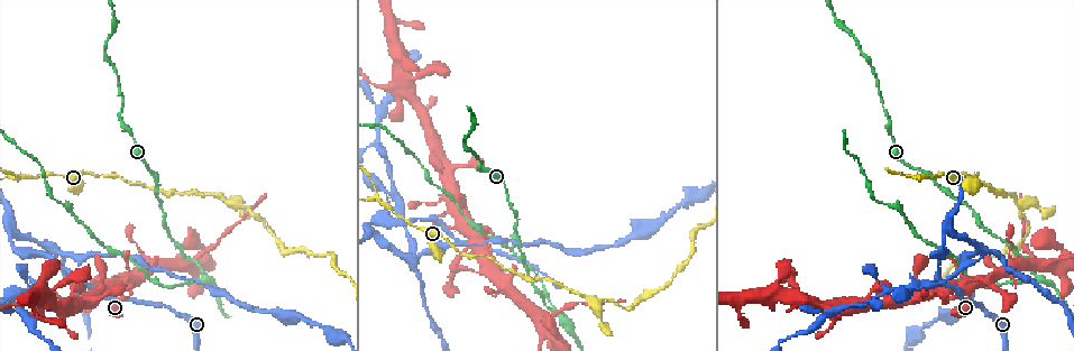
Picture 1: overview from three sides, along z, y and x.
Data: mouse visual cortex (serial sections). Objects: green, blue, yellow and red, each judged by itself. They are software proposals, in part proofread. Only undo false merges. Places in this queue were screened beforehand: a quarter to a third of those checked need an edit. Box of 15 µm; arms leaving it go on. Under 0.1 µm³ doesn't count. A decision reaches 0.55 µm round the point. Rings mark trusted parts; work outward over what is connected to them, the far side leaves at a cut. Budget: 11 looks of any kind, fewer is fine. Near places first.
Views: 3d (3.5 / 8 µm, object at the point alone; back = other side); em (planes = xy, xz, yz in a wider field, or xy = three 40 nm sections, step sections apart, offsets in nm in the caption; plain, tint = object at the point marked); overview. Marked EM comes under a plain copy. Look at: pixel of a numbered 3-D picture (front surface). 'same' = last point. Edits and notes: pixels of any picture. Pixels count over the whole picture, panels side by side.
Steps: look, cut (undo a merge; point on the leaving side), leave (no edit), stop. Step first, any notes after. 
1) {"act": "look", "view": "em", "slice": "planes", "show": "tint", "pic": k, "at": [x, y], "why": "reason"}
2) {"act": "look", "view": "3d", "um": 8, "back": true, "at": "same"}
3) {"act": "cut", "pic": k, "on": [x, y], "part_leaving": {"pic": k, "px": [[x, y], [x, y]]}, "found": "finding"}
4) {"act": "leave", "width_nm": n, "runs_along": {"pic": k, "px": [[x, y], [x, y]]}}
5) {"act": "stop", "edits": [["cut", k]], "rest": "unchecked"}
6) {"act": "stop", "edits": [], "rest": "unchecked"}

{"act": "look", "view": "3d", "um": 8, "pic": 1, "at": [562, 318], "why": "abrupt turn"}

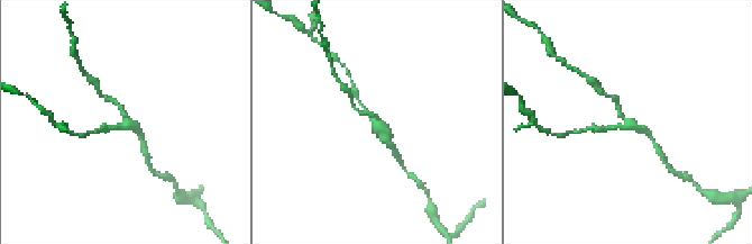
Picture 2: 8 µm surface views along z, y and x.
{"act": "look", "view": "em", "slice": "planes", "show": "tint", "pic": 2, "at": [376, 123], "arms": 3, "arm_widths_nm": [150, 150, 200]}

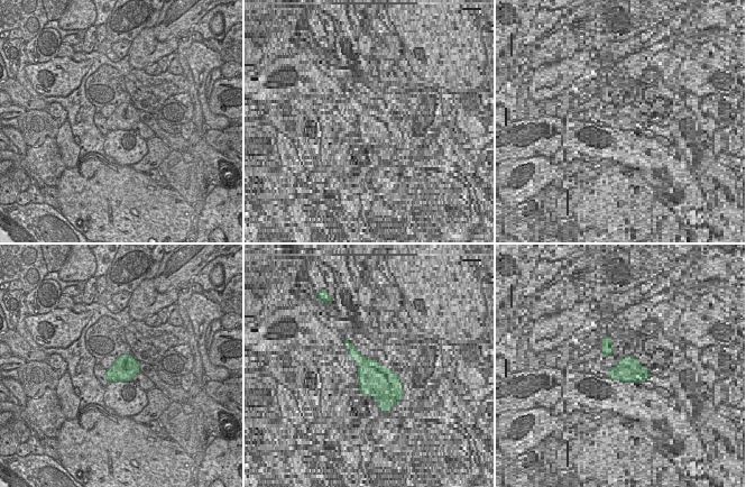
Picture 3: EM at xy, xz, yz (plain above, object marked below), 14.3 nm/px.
{"act": "leave", "runs_along": {"pic": 2, "px": [[617, 99], [627, 125], [605, 129]]}, "found": "one cell here"}

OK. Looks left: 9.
{"act": "look", "view": "3d", "um": 3.5, "pic": 1, "at": [484, 257], "why": "thick turns thin"}

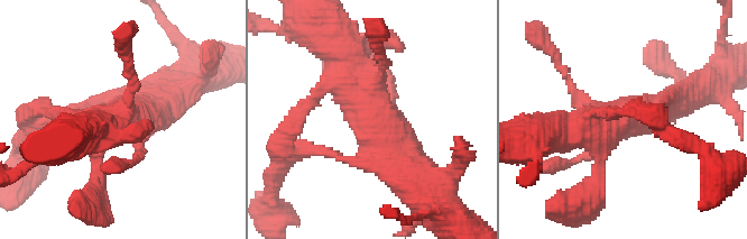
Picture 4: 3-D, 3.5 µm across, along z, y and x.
{"act": "look", "view": "em", "slice": "xy", "step": 3, "show": "tint", "pic": 4, "at": [615, 121]}

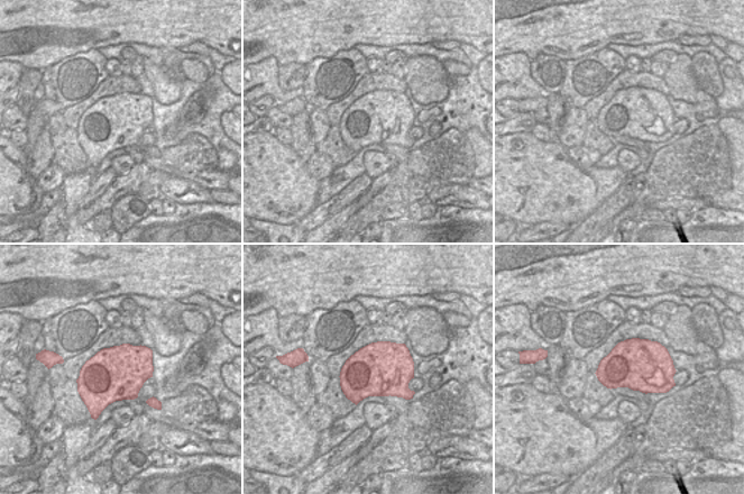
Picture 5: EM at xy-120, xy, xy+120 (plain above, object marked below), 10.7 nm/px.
{"act": "leave", "width_nm": 600, "runs_along": {"pic": 4, "px": [[595, 185], [609, 123], [673, 103]]}, "found": "continuous, no second cell"}

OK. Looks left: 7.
{"act": "look", "view": "3d", "um": 3.5, "pic": 1, "at": [16, 180], "why": "branch point"}

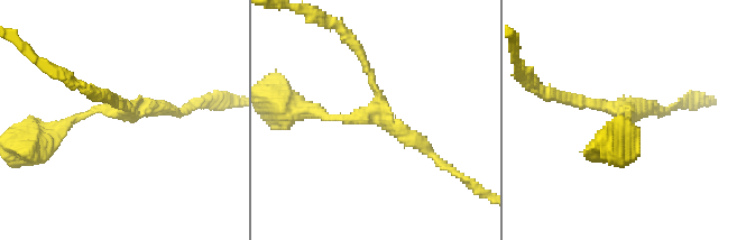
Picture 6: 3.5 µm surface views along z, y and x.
{"act": "look", "view": "em", "slice": "xy", "step": 5, "show": "tint", "pic": 6, "at": [127, 111], "arms": 3, "arm_widths_nm": [100, 150, 150]}

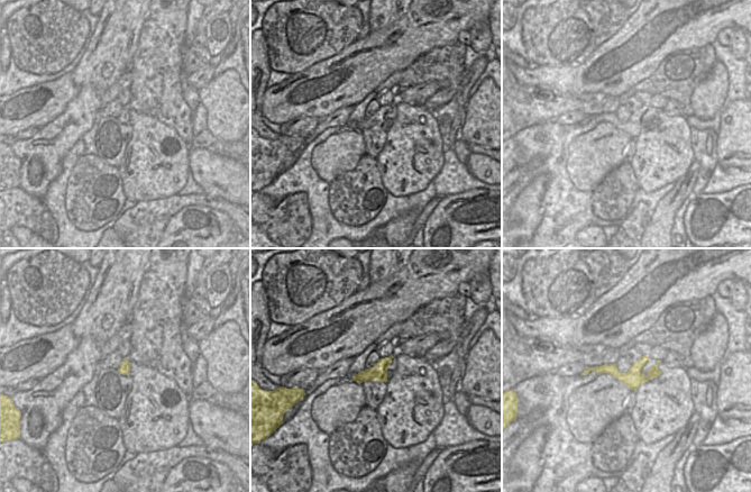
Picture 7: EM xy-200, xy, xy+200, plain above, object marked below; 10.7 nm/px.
{"act": "leave", "runs_along": {"pic": 6, "px": [[439, 159], [384, 122], [356, 47]]}, "found": "all the same cell"}

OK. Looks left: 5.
{"act": "look", "view": "3d", "um": 3.5, "pic": 1, "at": [13, 232], "why": "two arms in line, one across"}

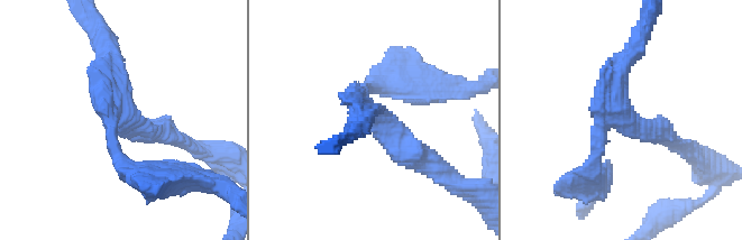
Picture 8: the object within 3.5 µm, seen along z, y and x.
{"act": "look", "view": "em", "slice": "xy", "step": 5, "show": "tint", "pic": 8, "at": [117, 116], "why": "shape alone is not enough"}

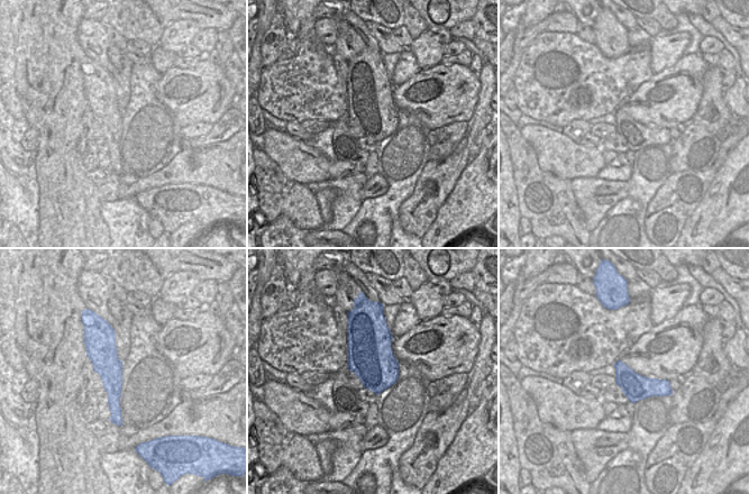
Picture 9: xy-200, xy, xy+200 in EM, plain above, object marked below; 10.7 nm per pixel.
{"act": "look", "view": "em", "slice": "xy", "step": 1, "show": "tint", "at": "same"}

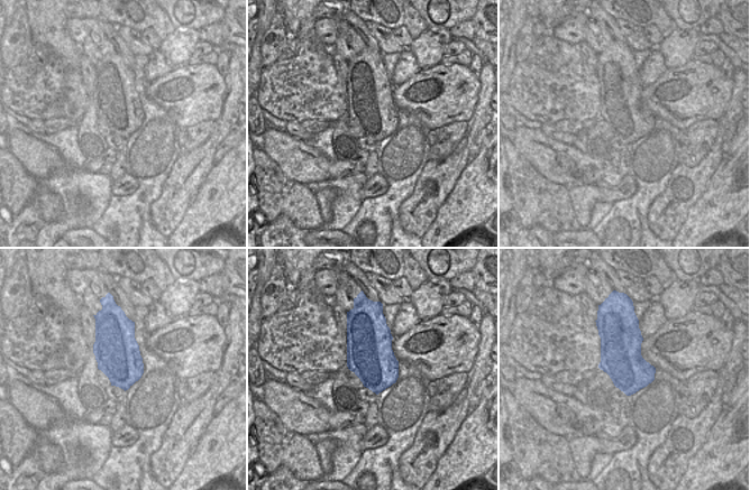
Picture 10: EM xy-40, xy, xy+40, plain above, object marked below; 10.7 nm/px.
{"act": "cut", "pic": 8, "on": [383, 117], "arm_widths_nm": [250, 300, 350], "part_leaving": {"pic": 8, "px": [[364, 90], [385, 136], [422, 153]]}, "found": "two cells meet here"}

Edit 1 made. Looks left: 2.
{"act": "stop", "edits": [["cut", 8]], "rest": "unchecked"}

